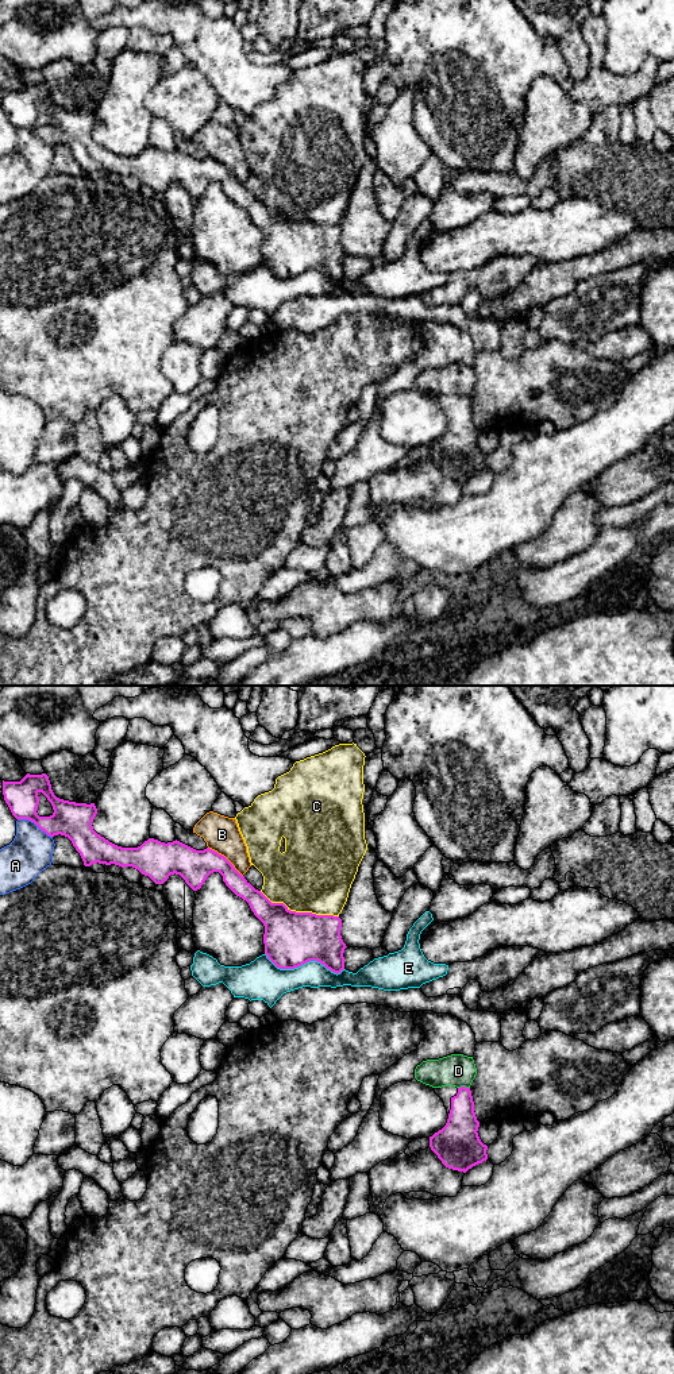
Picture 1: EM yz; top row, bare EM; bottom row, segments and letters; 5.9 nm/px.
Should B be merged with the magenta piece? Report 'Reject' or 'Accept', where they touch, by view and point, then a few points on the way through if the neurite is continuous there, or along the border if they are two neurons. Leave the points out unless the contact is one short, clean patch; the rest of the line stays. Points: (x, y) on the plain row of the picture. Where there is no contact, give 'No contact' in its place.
Reject. Touches magenta at yz (226, 168). Boundary: yz (208, 155), (220, 162), (242, 185)

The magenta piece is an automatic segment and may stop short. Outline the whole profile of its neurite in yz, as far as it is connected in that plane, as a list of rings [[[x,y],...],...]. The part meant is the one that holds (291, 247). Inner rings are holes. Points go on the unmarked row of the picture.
[[[27,82],[20,90],[3,89],[3,104],[16,128],[28,128],[34,131],[50,146],[58,143],[68,146],[80,162],[85,175],[90,175],[96,171],[105,174],[115,173],[122,177],[132,175],[142,184],[149,185],[155,193],[163,193],[170,184],[176,182],[180,184],[193,200],[200,198],[211,182],[219,181],[226,194],[236,205],[246,209],[254,224],[263,232],[265,263],[277,277],[294,278],[309,270],[317,270],[336,283],[344,278],[343,262],[347,255],[340,244],[342,228],[339,225],[296,221],[290,220],[284,212],[271,212],[217,161],[209,157],[196,159],[177,148],[165,153],[154,147],[149,147],[138,157],[118,155],[93,139],[92,131],[97,123],[95,112],[76,112],[57,107],[46,82]],[[39,101],[42,101],[53,115],[54,121],[50,126],[39,126],[36,121]]]

